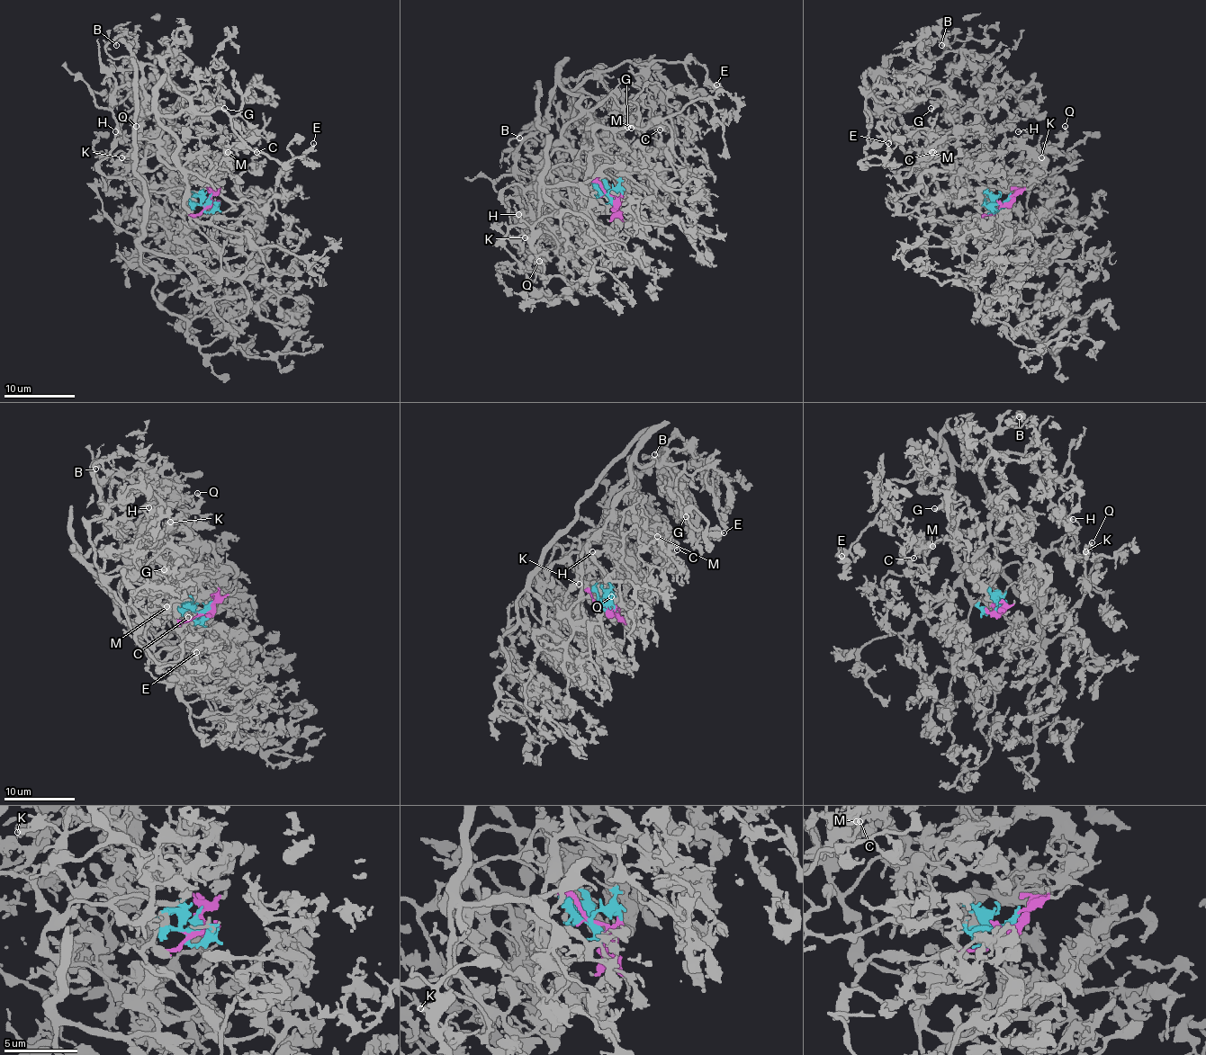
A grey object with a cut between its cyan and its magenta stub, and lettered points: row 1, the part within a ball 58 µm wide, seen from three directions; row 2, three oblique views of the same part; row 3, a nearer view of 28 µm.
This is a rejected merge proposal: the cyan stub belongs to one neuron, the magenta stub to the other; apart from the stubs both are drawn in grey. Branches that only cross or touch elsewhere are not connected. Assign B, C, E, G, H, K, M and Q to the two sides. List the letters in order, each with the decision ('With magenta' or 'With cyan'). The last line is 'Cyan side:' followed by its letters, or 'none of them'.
B: With magenta
C: With magenta
E: With magenta
G: With magenta
H: With cyan
K: With cyan
M: With magenta
Q: With cyan
Cyan side: H, K, Q

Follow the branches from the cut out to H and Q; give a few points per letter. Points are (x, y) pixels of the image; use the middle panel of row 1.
H: (613, 199), (599, 178), (558, 164), (540, 185), (503, 192), (520, 204), (522, 226), (518, 213)
Q: (613, 199), (599, 178), (558, 164), (540, 185), (524, 194), (540, 229), (538, 262)

